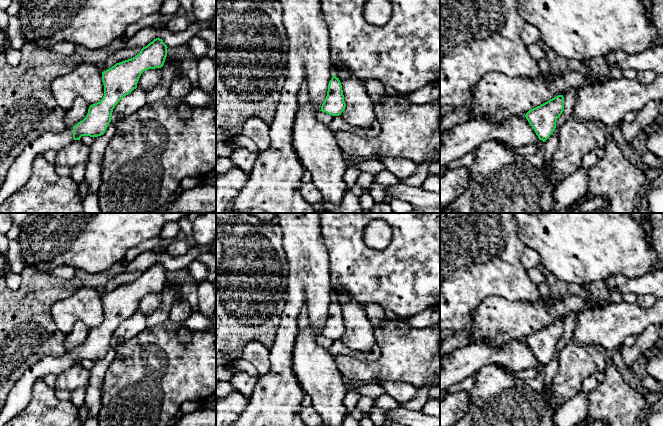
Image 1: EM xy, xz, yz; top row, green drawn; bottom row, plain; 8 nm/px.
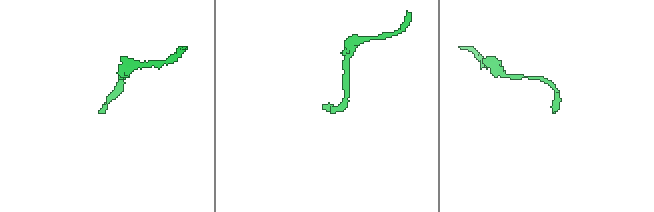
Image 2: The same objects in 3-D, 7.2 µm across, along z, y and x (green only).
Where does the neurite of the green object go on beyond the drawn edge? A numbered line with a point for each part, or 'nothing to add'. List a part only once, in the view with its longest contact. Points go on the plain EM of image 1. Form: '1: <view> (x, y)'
1: xy (20, 395)

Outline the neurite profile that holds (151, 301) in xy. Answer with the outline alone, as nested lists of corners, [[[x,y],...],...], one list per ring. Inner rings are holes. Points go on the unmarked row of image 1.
[[[163,291],[155,292],[155,293],[148,293],[144,295],[137,307],[137,311],[143,313],[146,316],[149,316],[156,310],[162,303],[163,300]]]

